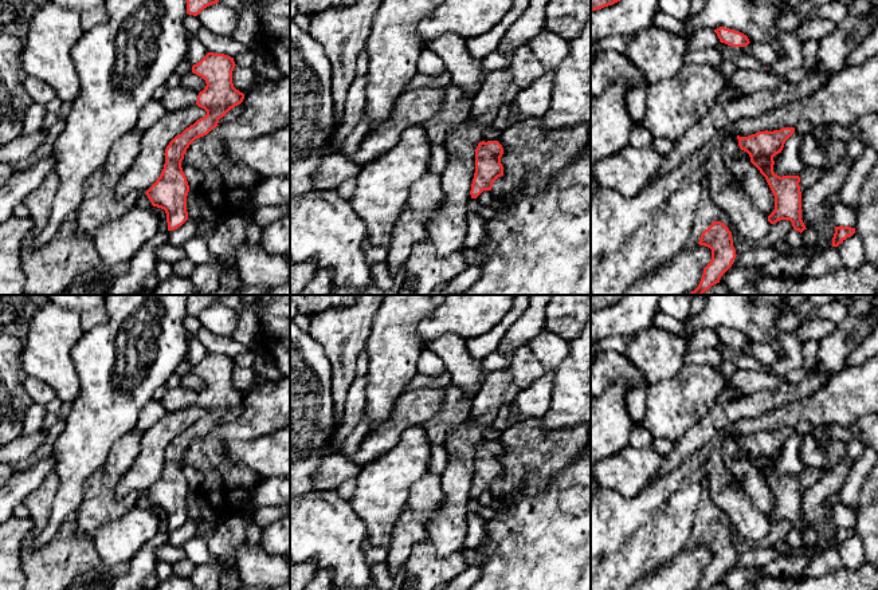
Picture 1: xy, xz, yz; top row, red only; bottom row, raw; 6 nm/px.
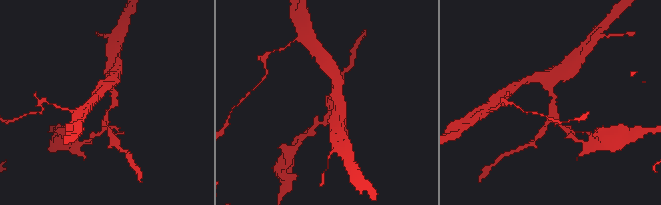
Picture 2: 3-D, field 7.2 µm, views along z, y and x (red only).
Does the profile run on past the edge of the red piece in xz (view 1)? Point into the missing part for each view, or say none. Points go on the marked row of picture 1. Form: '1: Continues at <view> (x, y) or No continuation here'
1: No continuation here

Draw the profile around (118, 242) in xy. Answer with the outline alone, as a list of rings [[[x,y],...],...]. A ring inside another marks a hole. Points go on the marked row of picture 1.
[[[134,205],[121,219],[97,229],[93,244],[106,266],[129,263],[142,245],[158,233],[158,220],[152,209]]]

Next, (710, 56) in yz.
[[[705,47],[702,50],[686,52],[683,62],[689,64],[718,67],[724,58],[716,47]]]

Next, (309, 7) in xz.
[[[290,0],[293,1],[298,12],[305,13],[307,16],[313,16],[314,13],[320,13],[329,8],[337,7],[349,7],[356,0]]]

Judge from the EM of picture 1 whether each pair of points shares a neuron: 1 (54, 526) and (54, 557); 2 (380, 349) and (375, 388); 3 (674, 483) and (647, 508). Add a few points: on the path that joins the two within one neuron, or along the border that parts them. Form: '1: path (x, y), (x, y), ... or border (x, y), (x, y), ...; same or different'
1: border (74, 512), (44, 545), (36, 549), (30, 547); different
2: path (380, 358), (380, 378); same
3: path (667, 487), (653, 502); same

